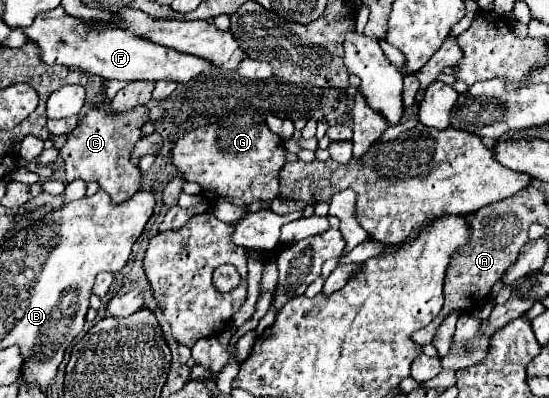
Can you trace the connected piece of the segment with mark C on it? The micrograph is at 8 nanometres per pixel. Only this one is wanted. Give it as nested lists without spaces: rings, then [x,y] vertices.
[[[137,105],[123,113],[113,113],[103,107],[89,109],[73,133],[67,135],[65,145],[61,147],[61,159],[65,163],[67,181],[83,179],[97,181],[103,191],[107,191],[113,203],[123,203],[139,191],[141,169],[131,161],[131,149],[141,139],[141,127],[147,123],[147,105]]]

